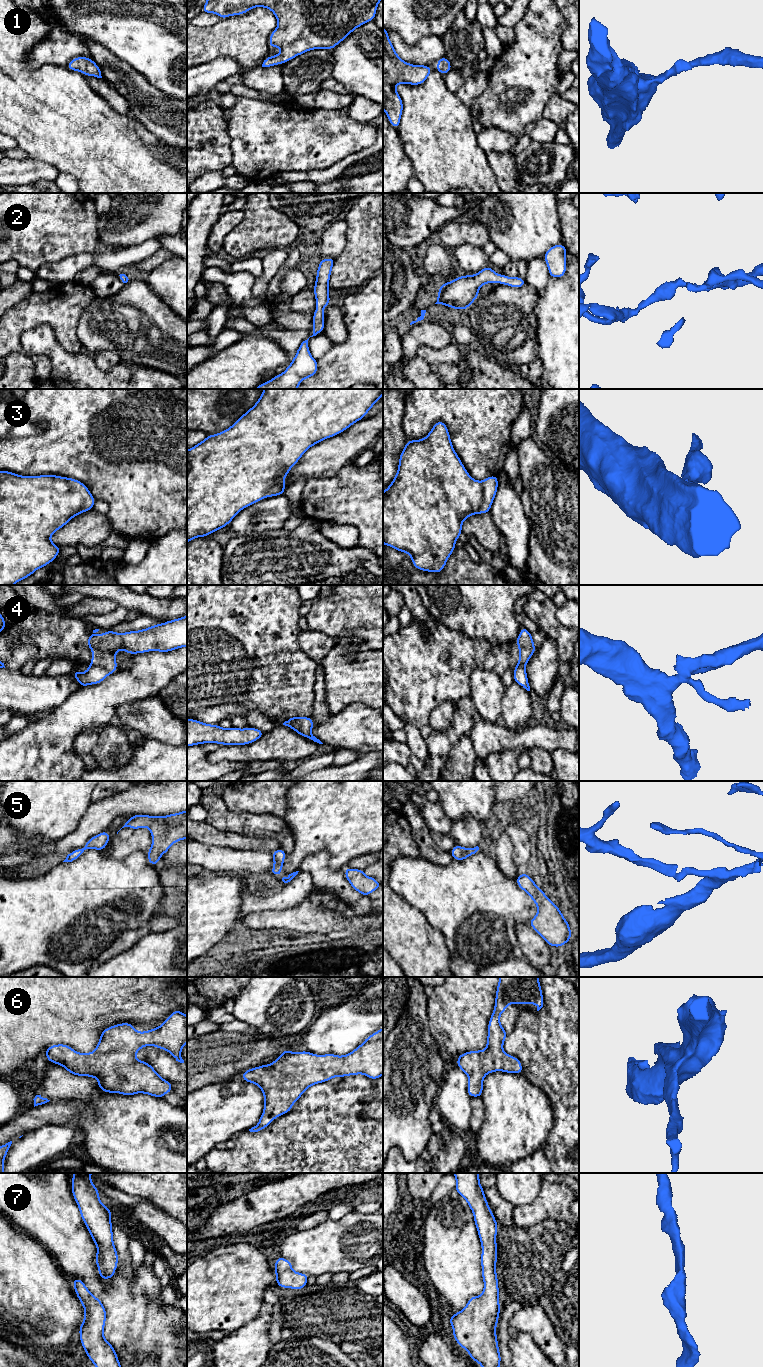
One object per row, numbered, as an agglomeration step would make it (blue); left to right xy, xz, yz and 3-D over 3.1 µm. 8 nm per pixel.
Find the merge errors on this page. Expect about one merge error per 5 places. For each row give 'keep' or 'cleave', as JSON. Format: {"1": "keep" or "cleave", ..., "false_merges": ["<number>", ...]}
{"1": "keep", "2": "keep", "3": "keep", "4": "cleave", "5": "keep", "6": "keep", "7": "keep", "false_merges": ["4"]}

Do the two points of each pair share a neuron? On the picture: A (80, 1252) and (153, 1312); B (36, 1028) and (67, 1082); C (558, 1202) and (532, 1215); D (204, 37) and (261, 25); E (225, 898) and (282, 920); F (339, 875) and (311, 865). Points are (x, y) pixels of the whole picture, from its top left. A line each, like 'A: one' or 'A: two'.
A: one
B: two
C: one
D: one
E: two
F: one

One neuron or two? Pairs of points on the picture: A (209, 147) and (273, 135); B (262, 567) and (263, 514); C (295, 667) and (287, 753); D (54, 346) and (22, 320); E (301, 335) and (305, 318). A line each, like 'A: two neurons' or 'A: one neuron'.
A: two neurons
B: two neurons
C: two neurons
D: two neurons
E: two neurons

